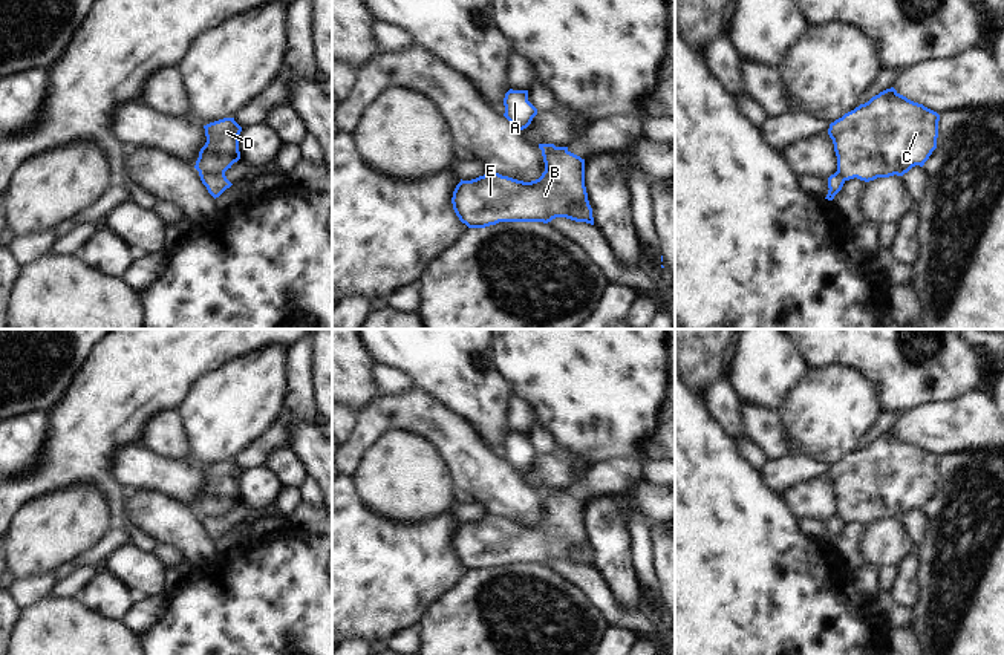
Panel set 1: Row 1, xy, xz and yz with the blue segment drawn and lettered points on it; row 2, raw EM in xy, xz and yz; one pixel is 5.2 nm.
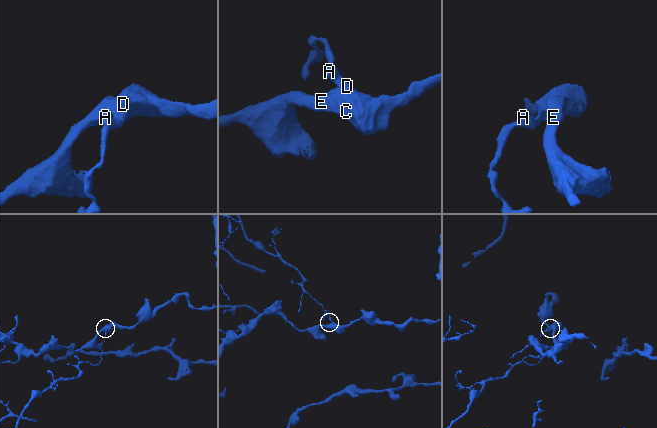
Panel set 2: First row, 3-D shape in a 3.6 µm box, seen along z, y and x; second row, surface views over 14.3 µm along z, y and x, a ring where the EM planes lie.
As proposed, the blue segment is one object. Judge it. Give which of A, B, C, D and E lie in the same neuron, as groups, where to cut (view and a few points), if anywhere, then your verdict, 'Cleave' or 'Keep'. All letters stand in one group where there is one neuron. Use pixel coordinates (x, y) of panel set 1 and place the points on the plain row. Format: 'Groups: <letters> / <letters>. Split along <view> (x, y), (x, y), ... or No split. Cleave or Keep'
Groups: A / B C D E. Split along xy (199, 513), (224, 518). Cleave

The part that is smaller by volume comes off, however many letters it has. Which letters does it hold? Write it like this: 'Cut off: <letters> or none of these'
Cut off: A

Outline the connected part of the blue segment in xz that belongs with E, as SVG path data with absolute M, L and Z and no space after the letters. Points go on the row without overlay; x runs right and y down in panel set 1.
M566 491L542 494L545 514L531 525L487 514L456 528L453 552L468 571L499 565L543 565L566 560L594 568L585 530L585 502Z

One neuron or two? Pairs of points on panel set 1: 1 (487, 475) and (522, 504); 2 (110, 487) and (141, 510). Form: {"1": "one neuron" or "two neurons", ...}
{"1": "one neuron", "2": "two neurons"}

